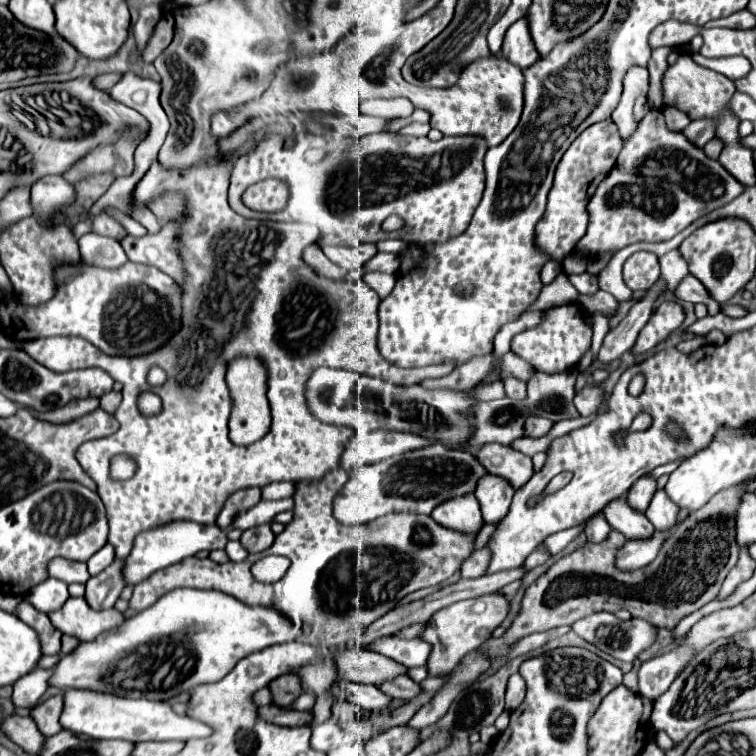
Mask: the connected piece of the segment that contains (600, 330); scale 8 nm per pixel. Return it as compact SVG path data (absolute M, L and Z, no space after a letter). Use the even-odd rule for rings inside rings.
M594 312L592 314L592 328L594 328L594 338L592 338L592 360L596 360L596 356L598 356L598 350L600 350L600 346L602 346L602 340L604 340L604 336L606 336L606 332L610 330L610 326L608 326L608 318L602 314L602 312Z

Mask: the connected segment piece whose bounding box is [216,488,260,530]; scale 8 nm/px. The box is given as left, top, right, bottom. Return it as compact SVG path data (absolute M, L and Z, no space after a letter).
M246 488L246 490L236 490L234 494L228 496L224 508L220 510L216 524L226 530L232 522L232 518L240 512L240 510L248 510L248 506L256 504L260 500L260 488Z

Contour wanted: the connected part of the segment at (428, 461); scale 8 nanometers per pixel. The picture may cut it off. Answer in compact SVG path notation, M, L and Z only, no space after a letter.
M430 444L376 464L356 466L342 492L334 498L334 514L342 524L364 524L392 512L430 516L442 502L472 494L478 480L486 474L488 472L472 452Z

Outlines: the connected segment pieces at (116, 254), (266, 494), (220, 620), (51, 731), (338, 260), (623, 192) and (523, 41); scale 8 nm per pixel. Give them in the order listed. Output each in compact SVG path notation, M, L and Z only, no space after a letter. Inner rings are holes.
M90 232L90 234L84 234L78 240L78 244L80 244L82 262L88 266L116 270L128 262L124 248L114 238L106 238L106 236L98 236Z
M273 482L262 488L262 498L267 500L278 500L291 497L295 492L295 483L293 482Z
M176 588L164 594L156 604L144 612L134 614L124 620L122 626L112 628L94 642L80 642L80 646L60 658L56 674L52 676L52 686L64 688L84 688L100 690L128 698L148 698L148 700L170 700L182 692L208 682L218 682L224 678L238 660L244 656L264 650L266 646L296 640L300 630L288 622L288 618L276 614L272 608L246 606L240 600L218 592L218 590L196 590L196 588Z
M58 694L58 696L52 696L52 698L44 700L42 704L38 704L32 710L32 718L38 724L42 734L54 736L62 730L62 724L60 724L62 706L64 706L64 698L62 698L62 694Z
M362 244L360 248L350 248L350 246L322 246L324 254L338 266L350 270L350 268L356 268L360 270L362 264L366 260L370 260L378 248L376 244Z
M650 110L618 154L616 166L608 172L588 202L588 230L574 248L586 260L612 254L632 242L664 242L682 232L696 218L734 200L742 184L724 170L718 160L708 158L682 132L666 128L660 110Z
M520 18L508 28L502 44L502 56L522 70L532 66L540 58L536 46L532 44L530 26L526 18Z

